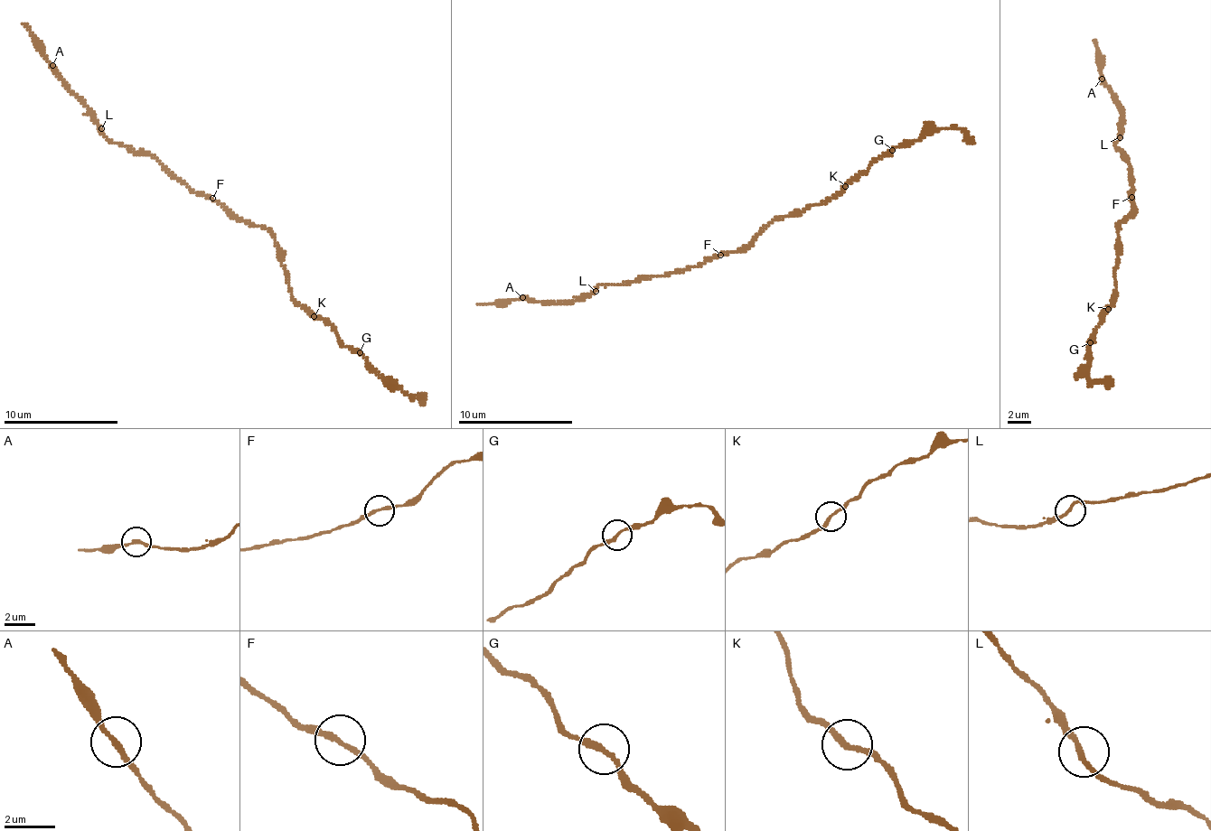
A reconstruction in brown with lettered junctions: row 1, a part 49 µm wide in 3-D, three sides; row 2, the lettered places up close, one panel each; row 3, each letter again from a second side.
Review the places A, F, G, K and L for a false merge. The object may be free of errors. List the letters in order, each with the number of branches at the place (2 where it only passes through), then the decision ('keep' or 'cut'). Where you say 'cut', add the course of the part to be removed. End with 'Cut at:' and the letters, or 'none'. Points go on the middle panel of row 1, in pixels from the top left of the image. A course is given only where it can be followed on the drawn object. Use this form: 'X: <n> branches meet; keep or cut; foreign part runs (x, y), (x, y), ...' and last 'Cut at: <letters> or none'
A: 2 branches meet; keep
F: 2 branches meet; keep
G: 2 branches meet; keep
K: 2 branches meet; keep
L: 2 branches meet; keep
Cut at: none

